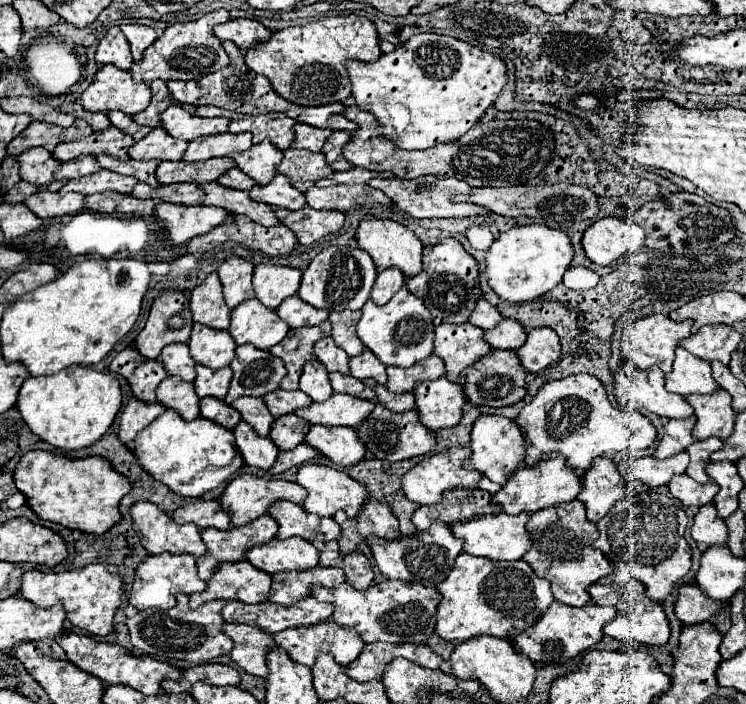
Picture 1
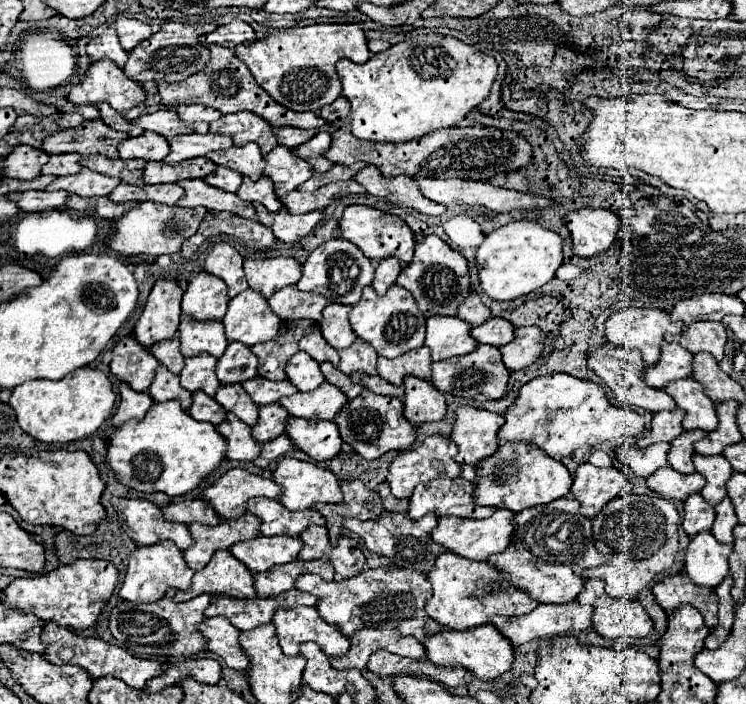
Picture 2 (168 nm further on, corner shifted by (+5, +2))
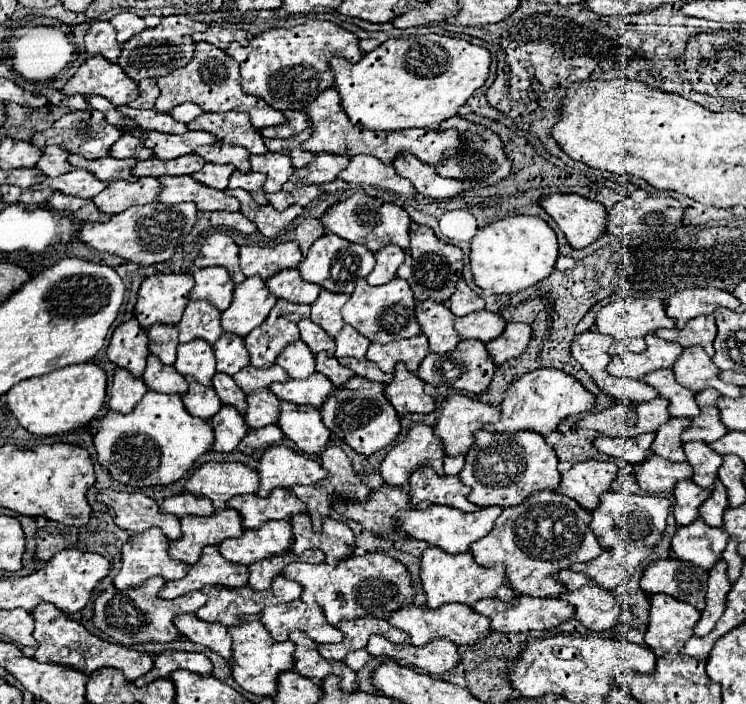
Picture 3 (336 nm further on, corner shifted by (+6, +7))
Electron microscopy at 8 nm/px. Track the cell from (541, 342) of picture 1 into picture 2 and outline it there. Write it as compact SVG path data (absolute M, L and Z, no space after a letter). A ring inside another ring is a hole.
M520 327L514 331L514 339L500 349L502 363L508 371L518 371L534 363L544 347L544 335L538 327Z

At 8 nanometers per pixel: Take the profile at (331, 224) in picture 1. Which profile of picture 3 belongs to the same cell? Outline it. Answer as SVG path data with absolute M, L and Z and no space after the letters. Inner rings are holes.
M227 188L225 190L227 194L233 194L239 202L241 202L241 212L257 224L259 232L263 236L269 236L269 238L275 238L279 232L283 232L297 216L303 214L303 206L289 206L287 210L279 212L275 210L271 204L267 206L259 206L253 202L253 196L245 190L231 190Z

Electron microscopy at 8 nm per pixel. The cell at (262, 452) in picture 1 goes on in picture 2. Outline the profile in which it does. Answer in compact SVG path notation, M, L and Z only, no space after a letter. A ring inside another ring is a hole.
M228 413L218 425L218 433L228 441L226 457L236 461L254 461L260 453L260 443L252 437L250 427L242 423L236 415Z

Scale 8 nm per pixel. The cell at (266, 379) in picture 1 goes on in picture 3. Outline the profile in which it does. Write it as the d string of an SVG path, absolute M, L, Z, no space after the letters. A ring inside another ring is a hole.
M225 332L213 344L213 350L215 350L215 358L217 358L217 372L225 372L225 374L233 376L235 372L249 366L249 352L245 348L243 338L237 334Z

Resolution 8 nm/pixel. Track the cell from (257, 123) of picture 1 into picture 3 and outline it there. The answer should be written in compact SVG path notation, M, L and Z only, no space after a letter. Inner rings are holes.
M205 112L187 124L189 130L205 130L217 136L217 142L237 144L247 148L251 154L265 154L265 138L261 132L249 122L249 114L241 112Z

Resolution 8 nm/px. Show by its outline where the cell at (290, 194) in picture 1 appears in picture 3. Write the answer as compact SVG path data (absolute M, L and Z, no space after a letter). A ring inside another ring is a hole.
M235 170L229 180L229 188L243 188L253 196L253 200L257 204L269 204L269 200L265 198L265 192L263 192L263 184L265 184L265 174L257 174L257 172Z

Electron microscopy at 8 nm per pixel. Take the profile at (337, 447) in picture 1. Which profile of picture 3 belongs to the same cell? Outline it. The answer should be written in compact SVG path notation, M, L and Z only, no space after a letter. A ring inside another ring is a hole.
M293 402L281 404L281 414L277 424L279 428L283 428L283 434L289 440L293 440L301 452L307 452L307 454L321 452L327 446L331 436L317 408L297 406Z

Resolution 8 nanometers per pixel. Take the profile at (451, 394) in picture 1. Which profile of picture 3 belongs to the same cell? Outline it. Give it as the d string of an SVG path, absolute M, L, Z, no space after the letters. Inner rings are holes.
M401 362L395 368L395 380L385 386L385 396L399 416L403 414L429 414L435 410L435 400L425 392L425 382L405 368Z

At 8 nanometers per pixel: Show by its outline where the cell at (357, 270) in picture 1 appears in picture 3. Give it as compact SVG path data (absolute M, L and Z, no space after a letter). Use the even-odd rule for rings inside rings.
M323 234L315 240L315 244L309 248L305 260L299 264L301 278L313 284L319 284L321 288L329 292L341 292L341 294L353 294L355 282L359 278L365 278L375 266L375 256L361 244L351 244L337 234Z

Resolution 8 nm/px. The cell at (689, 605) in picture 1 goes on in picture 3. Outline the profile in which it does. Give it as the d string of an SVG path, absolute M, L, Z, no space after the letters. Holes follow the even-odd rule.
M667 558L657 560L649 568L645 568L645 574L641 578L641 590L645 594L669 594L681 602L693 604L699 612L705 610L705 586L707 586L707 572L699 570L697 566Z

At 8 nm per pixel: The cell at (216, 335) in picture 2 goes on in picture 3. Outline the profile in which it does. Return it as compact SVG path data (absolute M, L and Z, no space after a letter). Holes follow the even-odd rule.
M191 300L183 312L183 318L179 322L179 342L191 342L195 338L201 338L209 344L215 344L219 336L223 334L223 328L219 324L221 312L211 306L205 300Z

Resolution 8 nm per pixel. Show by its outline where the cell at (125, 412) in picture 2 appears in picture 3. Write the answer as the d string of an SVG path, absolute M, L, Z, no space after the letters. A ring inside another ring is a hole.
M117 368L113 378L113 388L111 388L111 398L109 398L109 410L129 414L145 392L147 386L141 378L133 378L127 370Z

